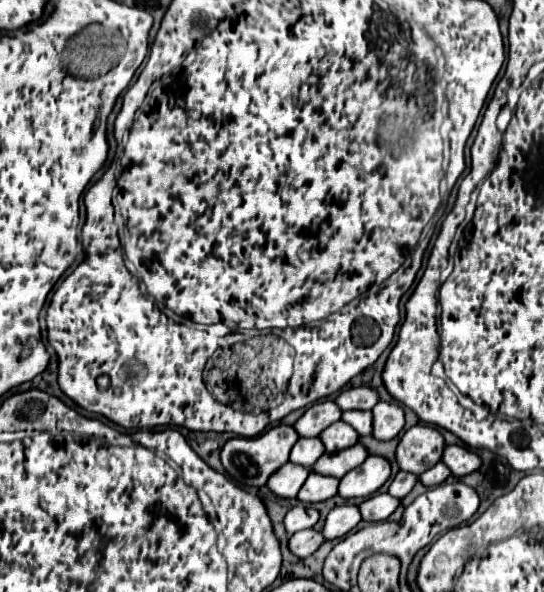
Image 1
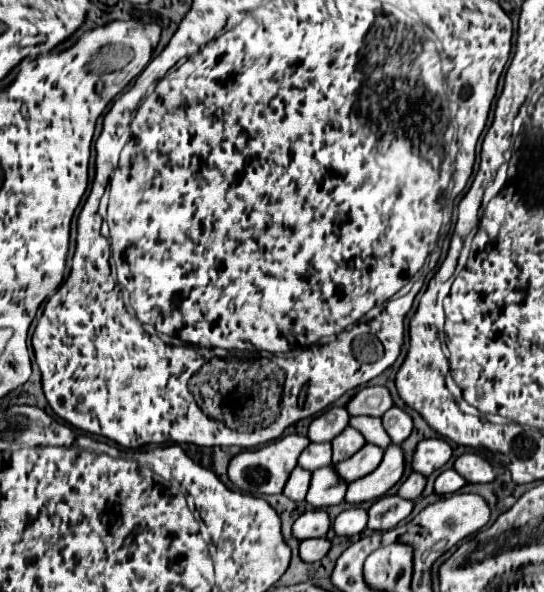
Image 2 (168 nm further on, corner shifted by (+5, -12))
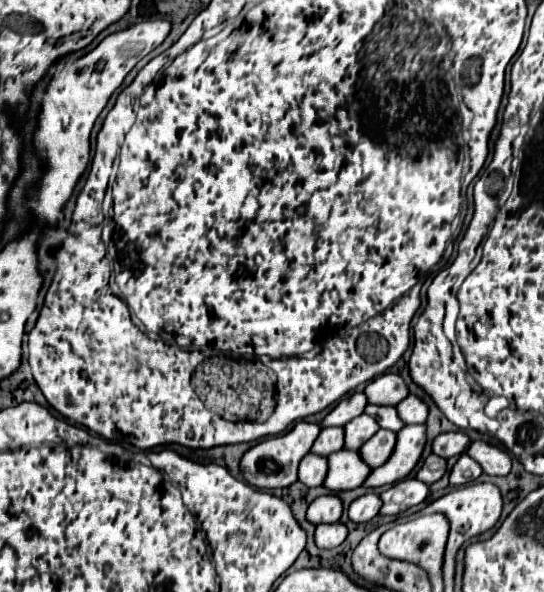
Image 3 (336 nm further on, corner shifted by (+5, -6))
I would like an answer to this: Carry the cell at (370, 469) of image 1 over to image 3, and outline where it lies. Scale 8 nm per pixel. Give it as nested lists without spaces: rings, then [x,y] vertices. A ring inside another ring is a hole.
[[[424,424],[404,426],[398,432],[392,456],[386,460],[386,464],[374,468],[362,486],[376,488],[376,486],[394,484],[394,482],[406,478],[412,472],[412,468],[416,466],[416,462],[420,460],[424,442],[426,442],[426,426]]]

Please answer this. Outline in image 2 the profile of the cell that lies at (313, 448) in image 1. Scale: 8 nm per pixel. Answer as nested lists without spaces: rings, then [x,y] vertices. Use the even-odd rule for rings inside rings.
[[[320,442],[320,444],[310,444],[302,454],[298,464],[310,472],[330,466],[332,464],[332,444],[330,442]]]

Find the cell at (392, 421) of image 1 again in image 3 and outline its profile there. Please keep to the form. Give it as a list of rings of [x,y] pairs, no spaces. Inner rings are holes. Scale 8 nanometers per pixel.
[[[412,394],[406,396],[404,402],[398,402],[396,410],[398,410],[398,416],[404,424],[424,424],[426,416],[428,416],[428,406]]]

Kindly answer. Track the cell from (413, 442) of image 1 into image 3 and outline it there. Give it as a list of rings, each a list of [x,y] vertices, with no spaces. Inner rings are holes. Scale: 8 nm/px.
[[[448,432],[448,434],[438,434],[432,442],[432,452],[436,456],[442,456],[442,458],[452,458],[456,454],[462,454],[466,452],[470,440],[464,432]]]

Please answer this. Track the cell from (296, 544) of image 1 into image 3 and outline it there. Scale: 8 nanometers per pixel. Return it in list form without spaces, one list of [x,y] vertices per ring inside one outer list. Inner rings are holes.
[[[338,522],[336,524],[320,524],[314,530],[314,542],[316,542],[318,548],[330,550],[330,548],[340,546],[344,542],[346,534],[348,534],[346,526],[338,524]]]

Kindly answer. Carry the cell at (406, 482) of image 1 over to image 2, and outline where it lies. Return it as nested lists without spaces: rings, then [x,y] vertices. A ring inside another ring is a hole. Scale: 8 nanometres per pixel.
[[[412,472],[412,474],[408,476],[408,480],[406,480],[406,482],[400,486],[398,494],[400,494],[402,498],[416,500],[416,498],[422,494],[424,486],[426,486],[426,478],[424,478],[424,476],[420,476],[418,472]]]

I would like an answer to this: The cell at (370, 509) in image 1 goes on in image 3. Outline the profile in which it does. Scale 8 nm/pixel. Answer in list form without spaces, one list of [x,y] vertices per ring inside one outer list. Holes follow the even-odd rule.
[[[416,478],[400,480],[392,488],[388,488],[386,492],[380,494],[380,500],[382,500],[380,516],[396,516],[396,514],[420,504],[426,496],[428,496],[428,486],[424,482],[420,484],[420,480],[416,480]]]

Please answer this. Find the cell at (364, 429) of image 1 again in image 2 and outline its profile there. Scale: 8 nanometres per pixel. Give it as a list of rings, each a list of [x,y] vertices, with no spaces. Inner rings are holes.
[[[352,416],[350,426],[354,426],[356,430],[360,430],[366,438],[366,442],[372,442],[376,446],[388,448],[390,446],[390,436],[386,434],[384,426],[382,426],[382,418],[372,418],[372,416]]]

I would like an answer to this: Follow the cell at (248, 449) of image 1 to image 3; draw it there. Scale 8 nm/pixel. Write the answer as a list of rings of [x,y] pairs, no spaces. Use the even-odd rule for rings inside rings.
[[[300,422],[290,432],[280,434],[280,436],[272,436],[268,440],[252,446],[248,452],[244,452],[244,456],[240,460],[240,472],[242,472],[244,480],[256,488],[286,488],[286,486],[294,484],[298,464],[310,452],[318,434],[320,434],[318,424]]]

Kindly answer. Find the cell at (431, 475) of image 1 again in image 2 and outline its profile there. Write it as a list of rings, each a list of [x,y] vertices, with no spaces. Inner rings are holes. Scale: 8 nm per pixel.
[[[444,470],[434,482],[434,490],[436,490],[436,494],[454,494],[466,484],[468,482],[456,470]]]

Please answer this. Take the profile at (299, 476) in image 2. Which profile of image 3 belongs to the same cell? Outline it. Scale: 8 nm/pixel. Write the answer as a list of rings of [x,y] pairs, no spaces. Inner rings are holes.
[[[306,454],[300,462],[300,468],[298,468],[298,482],[302,482],[308,488],[320,486],[326,470],[328,470],[328,462],[324,456]]]

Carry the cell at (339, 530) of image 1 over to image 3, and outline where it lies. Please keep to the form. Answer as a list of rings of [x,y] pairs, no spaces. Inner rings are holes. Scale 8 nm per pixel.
[[[364,494],[356,498],[348,508],[348,518],[356,524],[372,520],[380,510],[380,498],[376,494]]]

